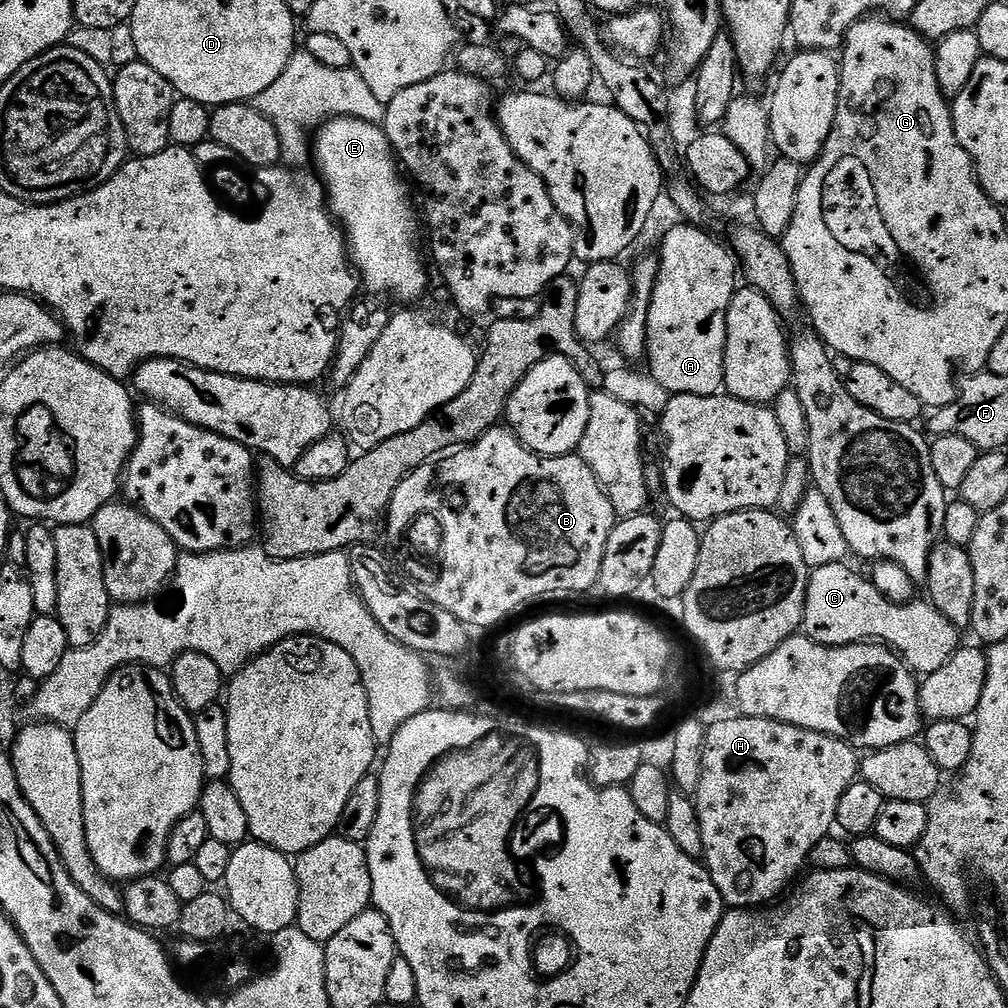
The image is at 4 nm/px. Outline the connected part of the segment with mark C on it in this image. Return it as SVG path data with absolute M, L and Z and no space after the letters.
M841 562L811 569L802 625L806 635L832 648L841 648L843 644L883 642L921 677L942 670L961 647L961 629L955 628L931 602L895 604L882 598L867 575L859 576L846 565Z

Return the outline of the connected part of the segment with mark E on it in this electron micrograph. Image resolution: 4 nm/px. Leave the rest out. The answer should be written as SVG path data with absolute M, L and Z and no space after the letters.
M358 118L330 120L315 133L314 164L315 160L315 171L324 182L330 211L344 229L350 259L363 287L365 284L372 291L369 293L379 294L381 297L393 296L404 303L401 305L415 305L412 303L422 299L428 288L428 272L424 269L423 258L420 257L420 228L416 225L418 212L417 209L416 212L412 209L412 200L408 197L407 186L404 185L405 177L402 175L401 165L383 127L362 122Z

